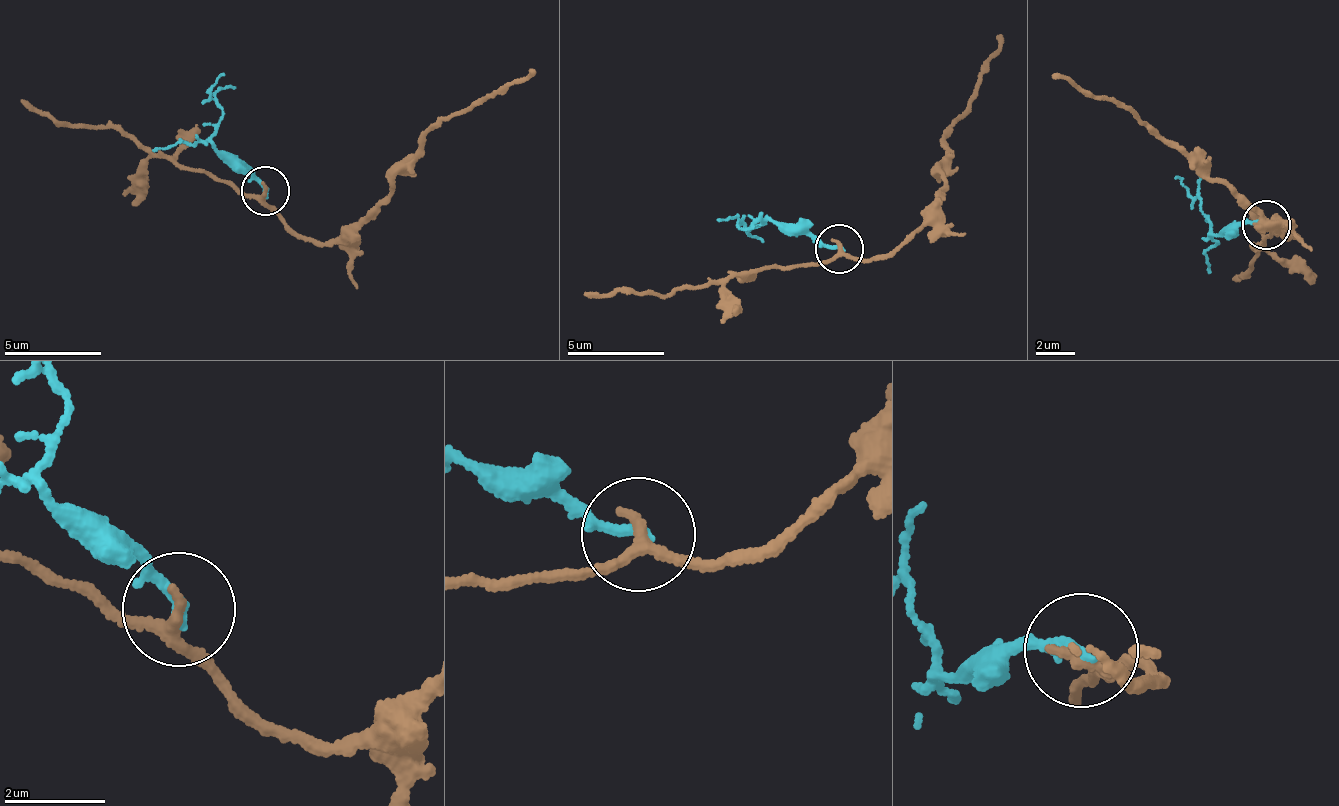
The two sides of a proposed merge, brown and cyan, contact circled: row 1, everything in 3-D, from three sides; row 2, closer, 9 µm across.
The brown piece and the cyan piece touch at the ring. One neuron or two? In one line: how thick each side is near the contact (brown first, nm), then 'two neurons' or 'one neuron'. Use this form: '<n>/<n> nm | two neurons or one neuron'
240/200 nm | two neurons

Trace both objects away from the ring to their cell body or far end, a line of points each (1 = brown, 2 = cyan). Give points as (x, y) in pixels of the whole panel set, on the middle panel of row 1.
1: (839, 246), (884, 257), (923, 225), (934, 189), (943, 186), (941, 164), (949, 136), (1002, 33)
2: (837, 248), (763, 220), (748, 234), (763, 242)

